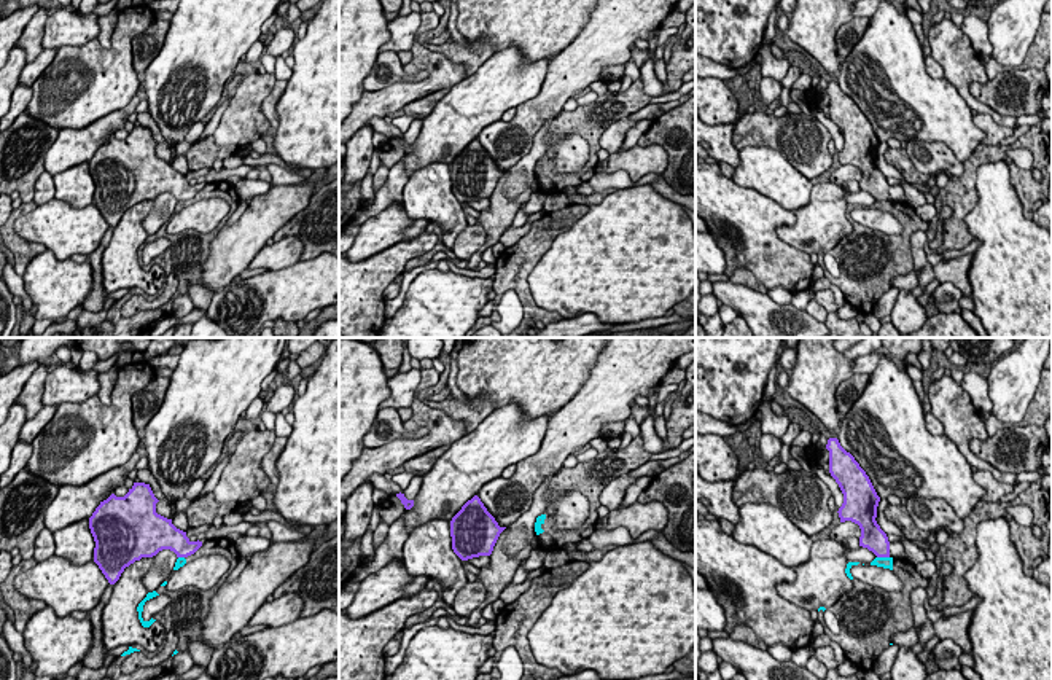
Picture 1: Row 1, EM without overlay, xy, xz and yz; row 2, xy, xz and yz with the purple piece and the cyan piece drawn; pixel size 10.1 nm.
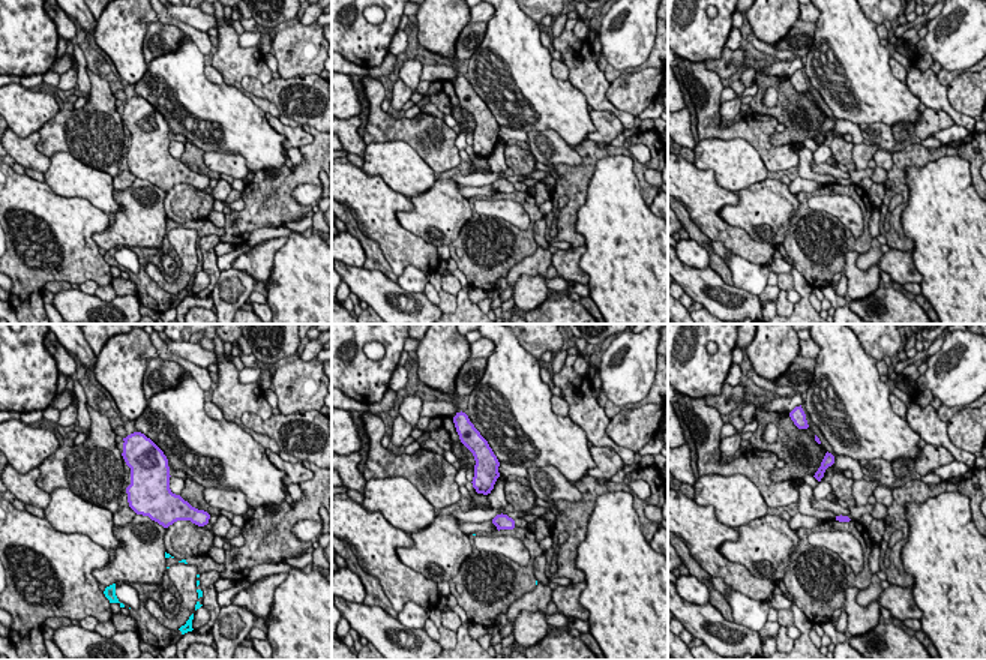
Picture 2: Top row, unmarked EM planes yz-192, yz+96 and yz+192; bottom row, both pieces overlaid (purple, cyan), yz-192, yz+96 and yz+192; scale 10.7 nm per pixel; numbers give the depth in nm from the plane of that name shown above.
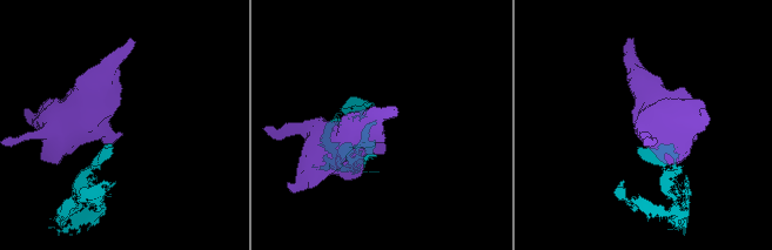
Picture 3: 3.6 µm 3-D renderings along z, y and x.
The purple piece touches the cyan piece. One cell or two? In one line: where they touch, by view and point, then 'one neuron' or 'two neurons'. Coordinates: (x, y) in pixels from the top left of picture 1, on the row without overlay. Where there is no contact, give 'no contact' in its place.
contact yz (884, 199); two neurons

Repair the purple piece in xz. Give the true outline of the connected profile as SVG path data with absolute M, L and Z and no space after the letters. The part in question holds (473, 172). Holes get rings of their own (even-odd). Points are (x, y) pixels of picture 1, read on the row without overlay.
M474 139L450 164L452 193L462 204L490 199L505 172Z

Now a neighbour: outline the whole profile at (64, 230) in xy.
M56 197L18 217L14 223L18 236L45 245L57 260L68 260L76 253L89 256L102 244L108 228L94 202L75 209Z

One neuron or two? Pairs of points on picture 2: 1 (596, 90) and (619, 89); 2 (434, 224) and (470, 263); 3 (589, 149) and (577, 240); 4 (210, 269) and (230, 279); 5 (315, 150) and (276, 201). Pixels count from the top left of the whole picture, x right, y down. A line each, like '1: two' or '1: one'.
1: two
2: two
3: one
4: two
5: one

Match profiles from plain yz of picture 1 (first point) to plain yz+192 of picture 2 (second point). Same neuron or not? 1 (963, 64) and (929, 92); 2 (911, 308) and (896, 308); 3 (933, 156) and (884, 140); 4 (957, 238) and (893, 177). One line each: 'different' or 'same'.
1: same
2: different
3: same
4: same

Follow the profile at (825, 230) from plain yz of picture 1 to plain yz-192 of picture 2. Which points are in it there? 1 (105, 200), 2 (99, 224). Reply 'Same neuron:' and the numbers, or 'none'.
Same neuron: none

